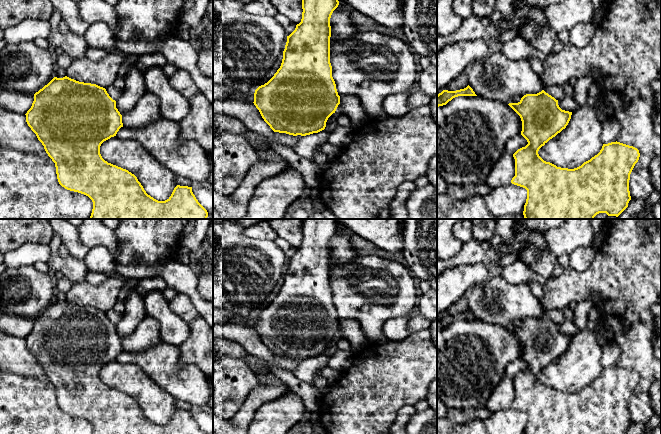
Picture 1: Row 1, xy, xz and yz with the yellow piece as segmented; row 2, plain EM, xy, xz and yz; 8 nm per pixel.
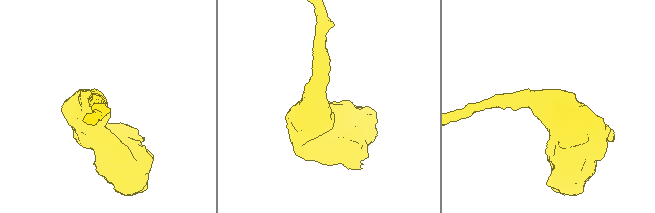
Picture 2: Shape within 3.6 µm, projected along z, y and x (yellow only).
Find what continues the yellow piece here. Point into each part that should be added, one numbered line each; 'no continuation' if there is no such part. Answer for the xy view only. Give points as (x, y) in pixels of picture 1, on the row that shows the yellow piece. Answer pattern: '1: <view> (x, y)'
no continuation

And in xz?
no continuation

